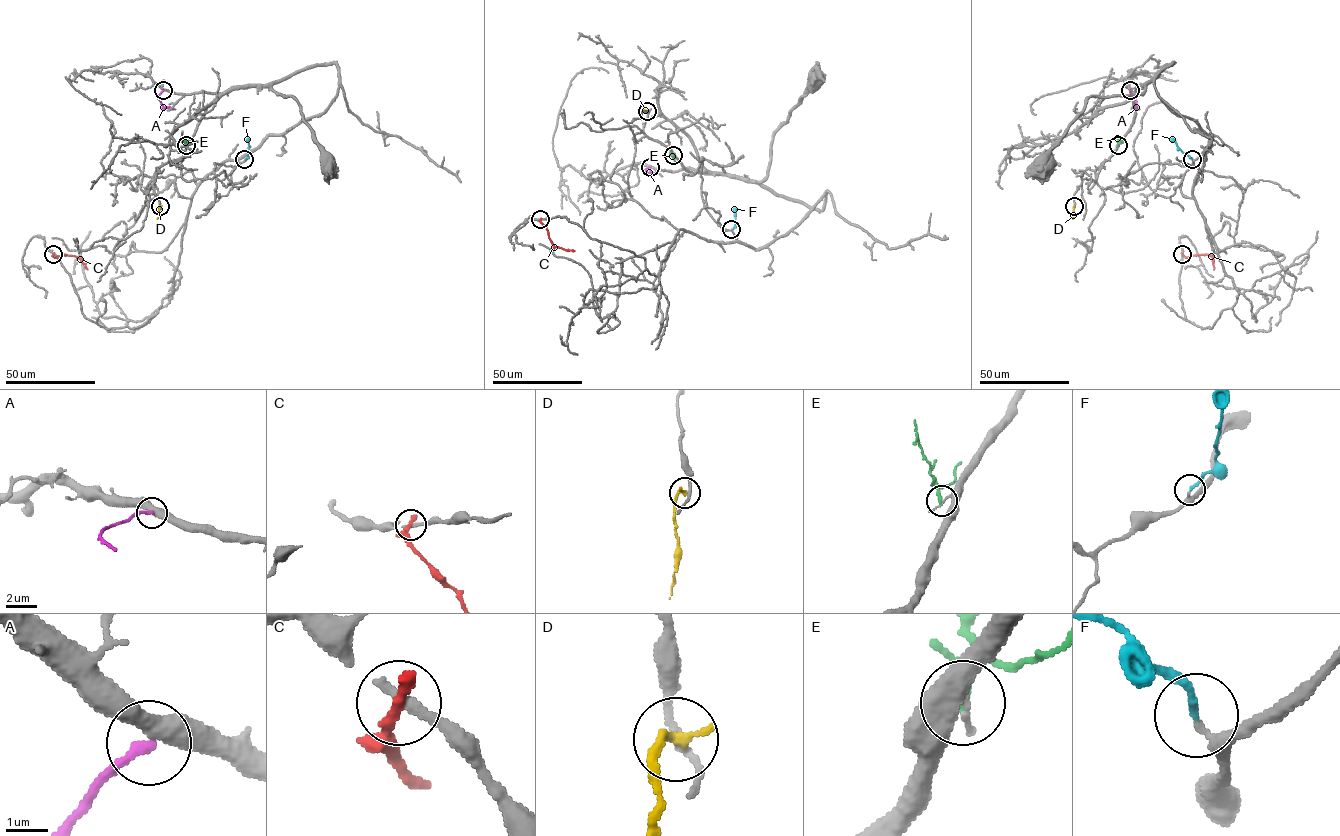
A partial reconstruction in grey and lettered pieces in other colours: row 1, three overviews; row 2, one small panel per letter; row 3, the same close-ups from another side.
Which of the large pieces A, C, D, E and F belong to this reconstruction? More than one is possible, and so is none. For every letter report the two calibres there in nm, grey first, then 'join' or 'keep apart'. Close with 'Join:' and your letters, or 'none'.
A: 460/240 nm | keep apart
C: 200/320 nm | keep apart
D: 180/280 nm | keep apart
E: 220/200 nm | keep apart
F: 220/160 nm | join
Join: F

